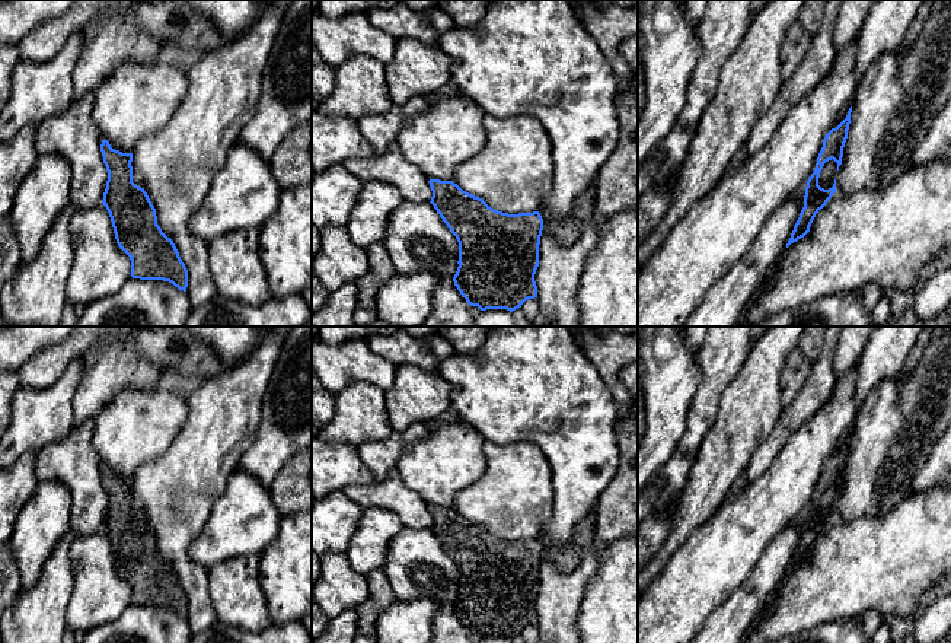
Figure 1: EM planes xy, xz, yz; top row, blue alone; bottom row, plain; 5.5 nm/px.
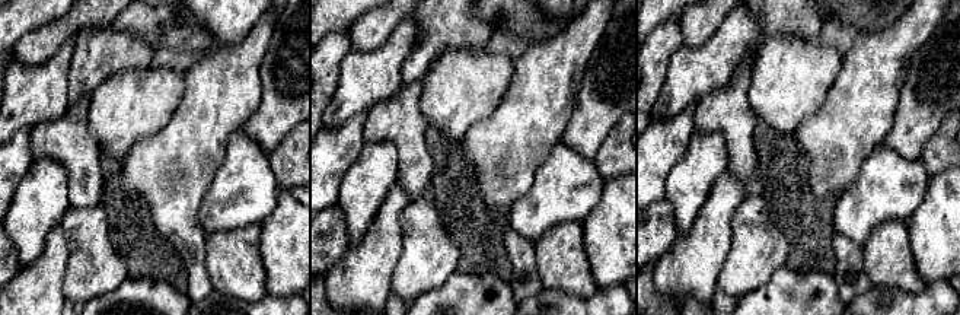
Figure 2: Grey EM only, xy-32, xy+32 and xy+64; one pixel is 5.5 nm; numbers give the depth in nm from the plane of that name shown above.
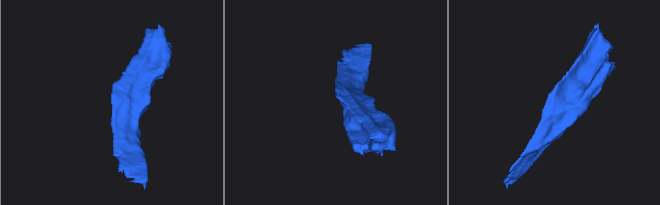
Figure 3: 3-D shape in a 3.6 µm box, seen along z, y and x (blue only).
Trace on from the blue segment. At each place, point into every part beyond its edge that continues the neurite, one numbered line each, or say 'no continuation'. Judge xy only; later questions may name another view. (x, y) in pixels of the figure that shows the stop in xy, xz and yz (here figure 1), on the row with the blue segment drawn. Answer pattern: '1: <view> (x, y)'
no continuation

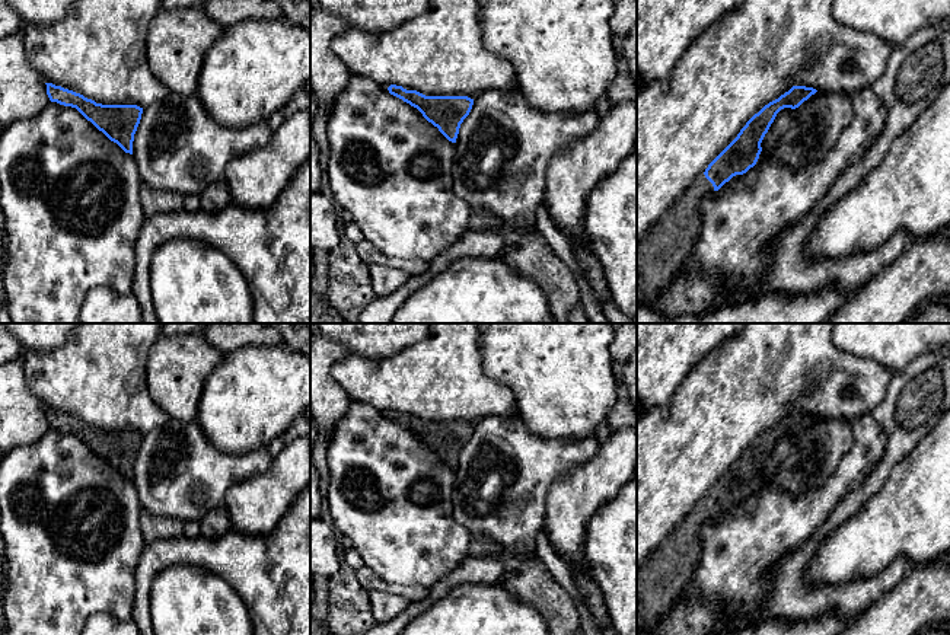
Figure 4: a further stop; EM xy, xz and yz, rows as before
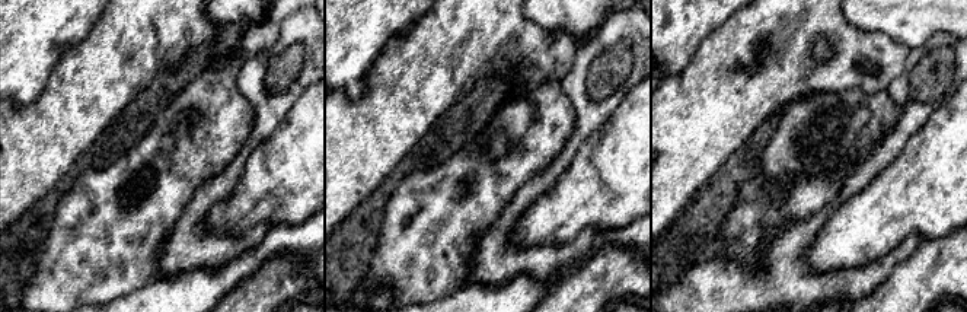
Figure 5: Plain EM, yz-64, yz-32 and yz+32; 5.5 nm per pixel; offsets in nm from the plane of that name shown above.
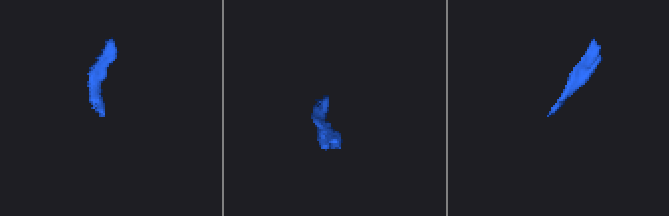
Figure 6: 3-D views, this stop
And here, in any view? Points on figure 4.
1: yz (662, 251)

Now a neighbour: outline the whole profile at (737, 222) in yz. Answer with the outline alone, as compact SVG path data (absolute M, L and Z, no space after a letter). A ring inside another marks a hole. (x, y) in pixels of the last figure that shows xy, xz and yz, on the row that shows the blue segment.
M873 87L848 93L854 118L835 147L819 162L801 169L771 162L733 176L701 202L699 232L683 268L701 269L726 290L755 291L769 264L768 245L785 227L800 221L829 191L841 172L861 159L883 131L886 108Z

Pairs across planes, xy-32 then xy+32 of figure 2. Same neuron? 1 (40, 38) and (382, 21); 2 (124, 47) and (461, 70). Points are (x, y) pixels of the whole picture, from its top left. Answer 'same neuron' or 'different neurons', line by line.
1: same neuron
2: different neurons

